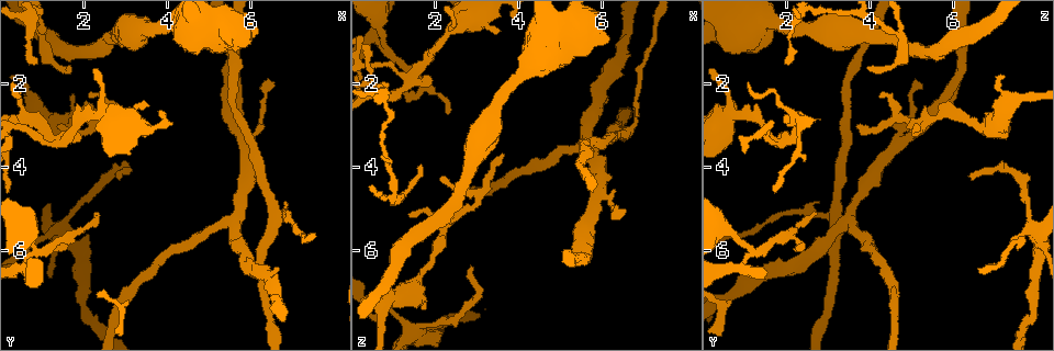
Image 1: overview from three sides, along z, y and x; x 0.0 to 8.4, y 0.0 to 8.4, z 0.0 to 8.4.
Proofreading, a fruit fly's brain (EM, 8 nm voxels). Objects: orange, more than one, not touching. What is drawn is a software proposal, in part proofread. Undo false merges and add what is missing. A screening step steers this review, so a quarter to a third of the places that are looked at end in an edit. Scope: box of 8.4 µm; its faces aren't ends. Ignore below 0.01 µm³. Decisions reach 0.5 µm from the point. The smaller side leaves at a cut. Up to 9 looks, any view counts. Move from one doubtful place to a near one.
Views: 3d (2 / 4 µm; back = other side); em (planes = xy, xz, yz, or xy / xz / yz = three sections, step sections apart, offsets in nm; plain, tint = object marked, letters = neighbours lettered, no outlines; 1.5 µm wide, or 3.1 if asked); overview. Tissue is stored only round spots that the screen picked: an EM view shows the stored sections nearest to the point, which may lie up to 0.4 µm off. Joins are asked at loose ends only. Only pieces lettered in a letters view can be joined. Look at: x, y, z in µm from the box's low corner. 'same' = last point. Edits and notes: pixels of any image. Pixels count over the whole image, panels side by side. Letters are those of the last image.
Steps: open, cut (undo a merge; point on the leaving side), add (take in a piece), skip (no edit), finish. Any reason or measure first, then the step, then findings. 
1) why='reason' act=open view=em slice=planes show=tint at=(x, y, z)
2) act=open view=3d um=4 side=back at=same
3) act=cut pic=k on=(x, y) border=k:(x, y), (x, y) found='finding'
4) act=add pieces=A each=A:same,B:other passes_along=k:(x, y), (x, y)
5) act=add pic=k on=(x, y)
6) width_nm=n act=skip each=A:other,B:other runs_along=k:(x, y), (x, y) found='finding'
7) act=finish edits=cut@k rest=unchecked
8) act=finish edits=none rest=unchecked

why='abrupt turn' act=open view=em slice=planes show=tint at=(1.45, 3.40, 1.85)

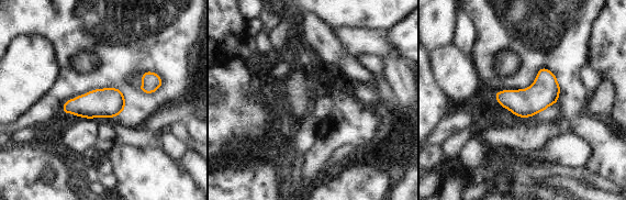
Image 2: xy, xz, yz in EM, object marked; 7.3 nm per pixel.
why='see the neighbours' act=open view=em slice=planes show=letters at=same

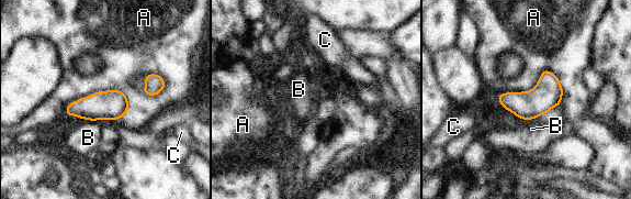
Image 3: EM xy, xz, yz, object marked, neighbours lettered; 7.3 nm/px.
act=skip each=A:other,B:other,C:other found='one cell here'

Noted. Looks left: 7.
act=open view=em slice=xy step=4 show=letters at=(2.30, 5.10, 2.75)

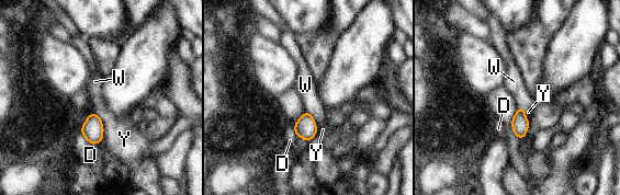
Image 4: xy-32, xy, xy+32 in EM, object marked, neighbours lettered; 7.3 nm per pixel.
act=open view=em slice=xz step=4 show=letters at=same

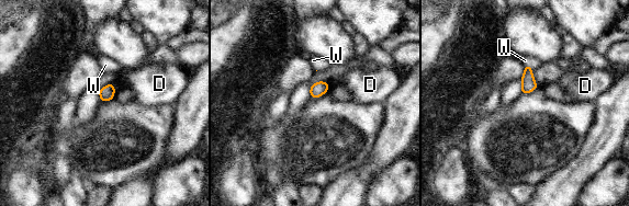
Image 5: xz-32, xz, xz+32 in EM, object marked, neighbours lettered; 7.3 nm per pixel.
width_nm=90 act=skip each=D:other,W:other border=5:(112, 82), (115, 90) found='no lettered piece goes on from it'

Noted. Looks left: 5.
why='thin end' act=open view=em slice=xz step=8 show=letters at=(0.95, 1.50, 1.95)

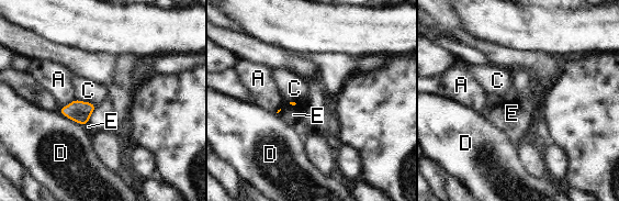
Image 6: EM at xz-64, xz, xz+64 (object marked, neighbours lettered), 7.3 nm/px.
why='another direction' act=open view=em slice=planes show=letters at=same

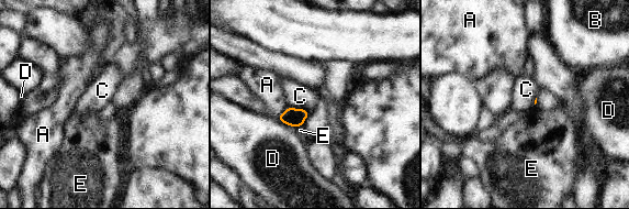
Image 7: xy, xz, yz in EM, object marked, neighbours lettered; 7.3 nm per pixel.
act=skip each=A:other,B:other,C:other,D:other,E:other found='none of them fits'

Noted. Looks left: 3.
why='calibre changes' act=open view=3d um=2 side=back at=(3.70, 0.75, 2.05)

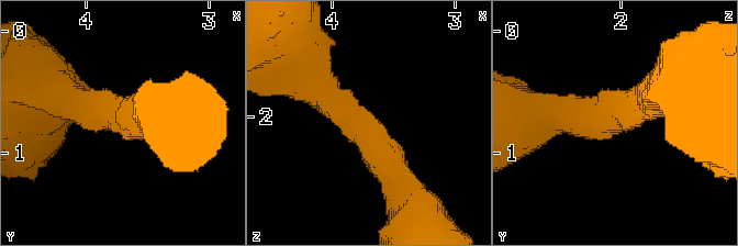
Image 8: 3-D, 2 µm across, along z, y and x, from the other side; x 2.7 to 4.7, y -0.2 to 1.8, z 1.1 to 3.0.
act=open view=em slice=xy step=4 show=tint at=(3.76, 0.70, 2.08)

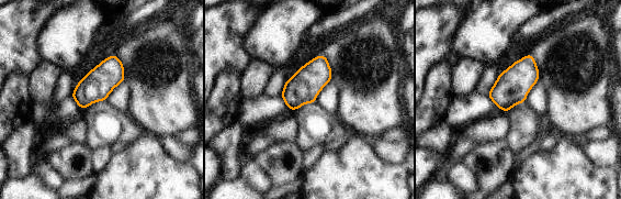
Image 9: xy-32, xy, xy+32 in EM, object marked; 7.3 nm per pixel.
why='cut it another way' act=open view=em slice=xz step=8 show=letters at=same

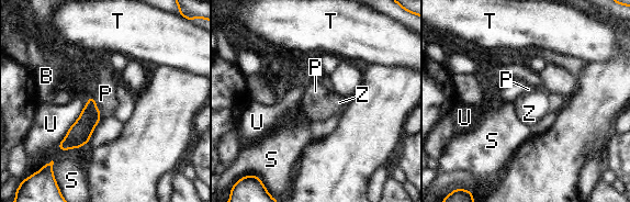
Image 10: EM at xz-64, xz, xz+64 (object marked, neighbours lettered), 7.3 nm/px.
width_nm=20 act=skip each=B:other,P:other,S:other,T:other,U:other,Z:other border=10:(92, 96), (101, 116) found='one cell here'

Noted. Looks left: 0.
act=finish edits=none rest=unchecked

